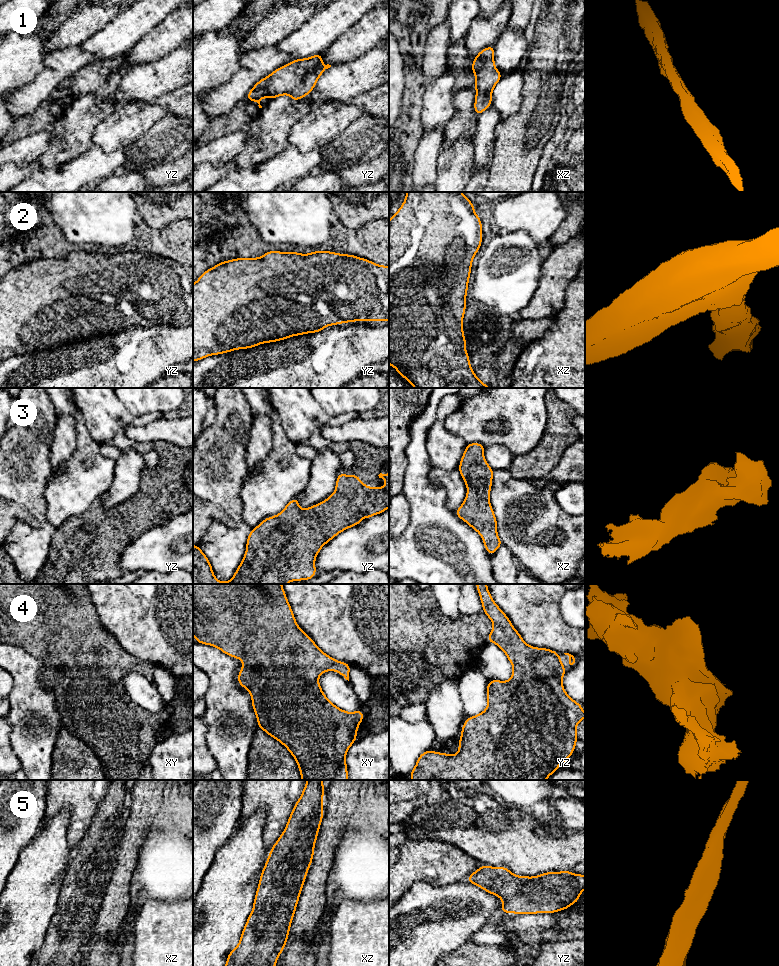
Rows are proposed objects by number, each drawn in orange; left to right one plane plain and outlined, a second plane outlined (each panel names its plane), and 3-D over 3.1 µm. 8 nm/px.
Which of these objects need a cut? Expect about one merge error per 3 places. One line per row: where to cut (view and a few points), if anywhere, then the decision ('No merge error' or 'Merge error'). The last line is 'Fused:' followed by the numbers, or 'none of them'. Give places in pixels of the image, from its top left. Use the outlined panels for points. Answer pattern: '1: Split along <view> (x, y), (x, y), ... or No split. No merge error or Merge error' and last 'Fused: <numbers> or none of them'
1: No split. No merge error
2: No split. No merge error
3: No split. No merge error
4: No split. No merge error
5: No split. No merge error
Fused: none of them

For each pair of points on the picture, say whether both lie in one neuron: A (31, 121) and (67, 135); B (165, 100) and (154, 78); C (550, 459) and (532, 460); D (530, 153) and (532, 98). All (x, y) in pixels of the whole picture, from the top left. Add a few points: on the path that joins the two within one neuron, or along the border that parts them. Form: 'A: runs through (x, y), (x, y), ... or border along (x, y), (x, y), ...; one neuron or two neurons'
A: border along (64, 108), (64, 111), (51, 128); two neurons
B: border along (182, 86), (165, 92), (152, 101); two neurons
C: runs through (546, 459), (536, 460); one neuron
D: runs through (530, 139), (531, 112); one neuron

